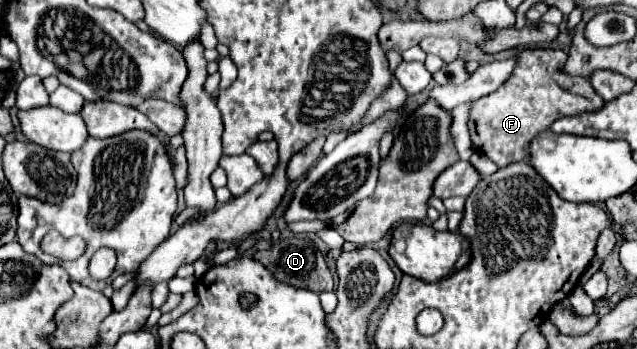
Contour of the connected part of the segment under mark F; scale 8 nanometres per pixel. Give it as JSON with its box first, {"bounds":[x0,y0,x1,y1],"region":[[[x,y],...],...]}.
{"bounds":[469,47,605,167],"region":[[[557,47],[525,49],[519,55],[517,67],[509,81],[501,85],[495,93],[489,93],[487,97],[475,101],[469,115],[471,143],[489,159],[493,159],[499,167],[527,161],[531,141],[539,133],[549,129],[551,123],[559,117],[579,115],[587,111],[591,113],[603,107],[605,101],[595,93],[587,79],[563,73],[565,61],[565,51]]]}

